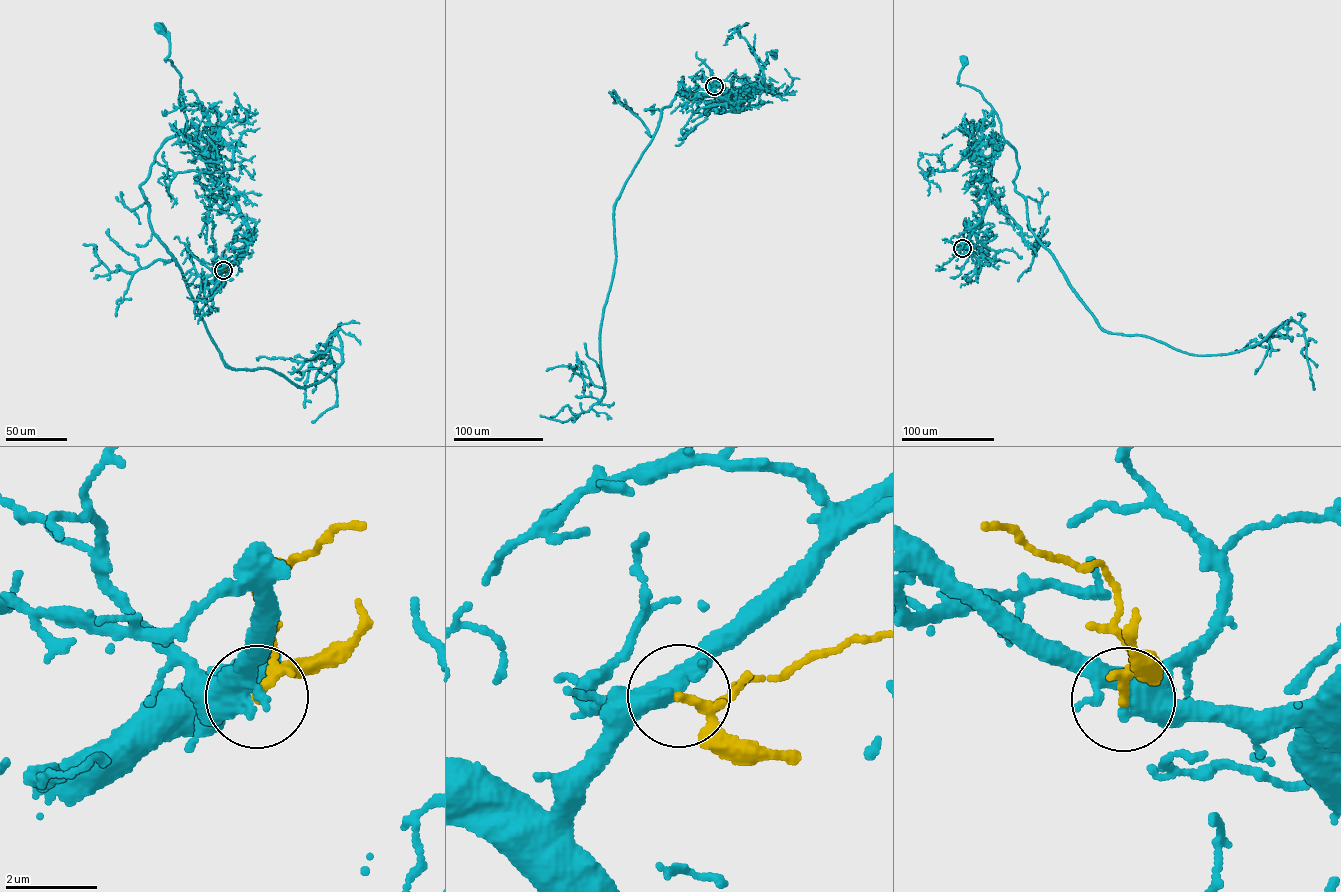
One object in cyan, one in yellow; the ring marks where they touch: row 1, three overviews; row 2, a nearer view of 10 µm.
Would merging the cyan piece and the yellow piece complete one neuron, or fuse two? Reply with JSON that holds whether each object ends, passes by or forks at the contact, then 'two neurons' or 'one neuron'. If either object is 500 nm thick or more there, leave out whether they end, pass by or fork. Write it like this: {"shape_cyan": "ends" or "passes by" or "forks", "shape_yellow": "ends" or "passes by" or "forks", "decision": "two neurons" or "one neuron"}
{"shape_cyan": "forks", "shape_yellow": "passes by", "decision": "two neurons"}

